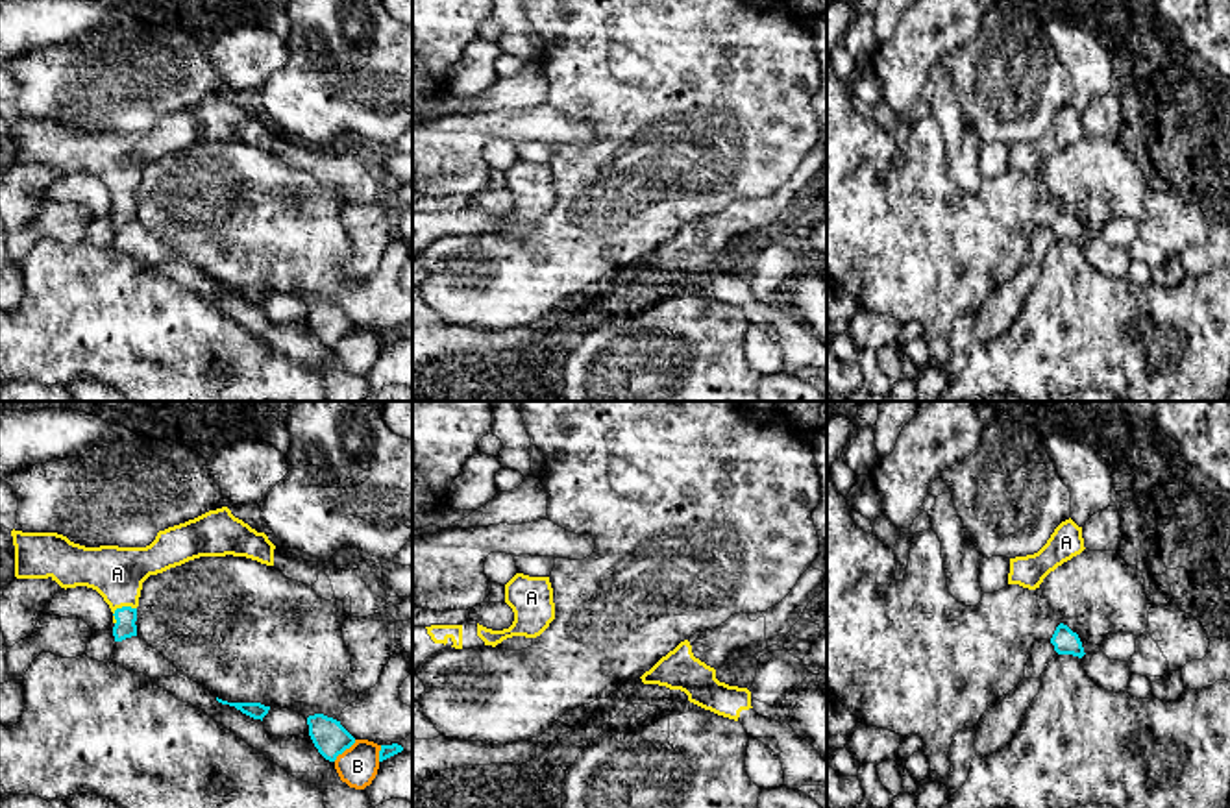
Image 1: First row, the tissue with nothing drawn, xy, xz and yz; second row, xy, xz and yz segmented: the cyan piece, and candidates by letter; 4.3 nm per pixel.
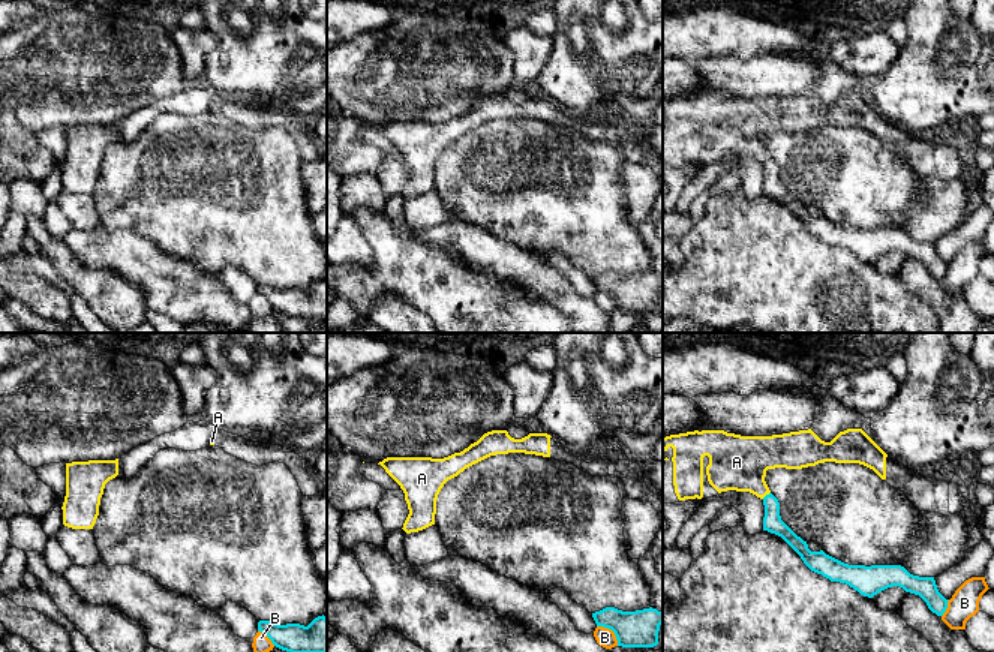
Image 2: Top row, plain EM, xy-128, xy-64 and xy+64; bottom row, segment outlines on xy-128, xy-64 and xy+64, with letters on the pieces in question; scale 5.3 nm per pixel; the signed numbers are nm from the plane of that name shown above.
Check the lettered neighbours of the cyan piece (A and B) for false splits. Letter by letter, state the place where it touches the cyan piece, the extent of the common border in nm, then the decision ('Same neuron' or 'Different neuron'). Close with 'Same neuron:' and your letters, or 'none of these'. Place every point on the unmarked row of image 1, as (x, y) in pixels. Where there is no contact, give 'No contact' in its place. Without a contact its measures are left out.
A: Touches cyan at xy (119, 195). Shared border 120 nm. Same neuron
B: Touches cyan at xy (344, 335). Shared border 140 nm. Different neuron
Same neuron: A

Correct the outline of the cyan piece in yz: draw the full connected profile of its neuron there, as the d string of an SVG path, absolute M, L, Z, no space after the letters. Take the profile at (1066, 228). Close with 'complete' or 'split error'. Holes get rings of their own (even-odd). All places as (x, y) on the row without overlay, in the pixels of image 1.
M1060 209L1051 224L1054 237L1058 240L1073 240L1082 244L1084 233L1076 218L1073 218L1067 211Z; complete

